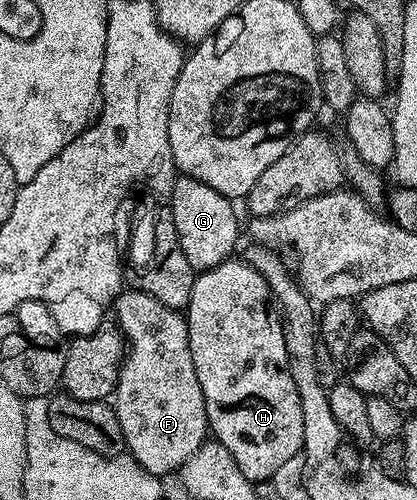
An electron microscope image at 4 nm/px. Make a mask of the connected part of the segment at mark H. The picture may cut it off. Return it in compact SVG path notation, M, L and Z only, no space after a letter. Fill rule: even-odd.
M232 258L196 275L185 315L189 354L193 354L193 370L197 370L201 394L205 394L210 435L233 454L248 480L271 480L277 469L303 447L301 398L297 398L293 374L289 374L283 322L278 307L273 303L271 287L246 259Z

